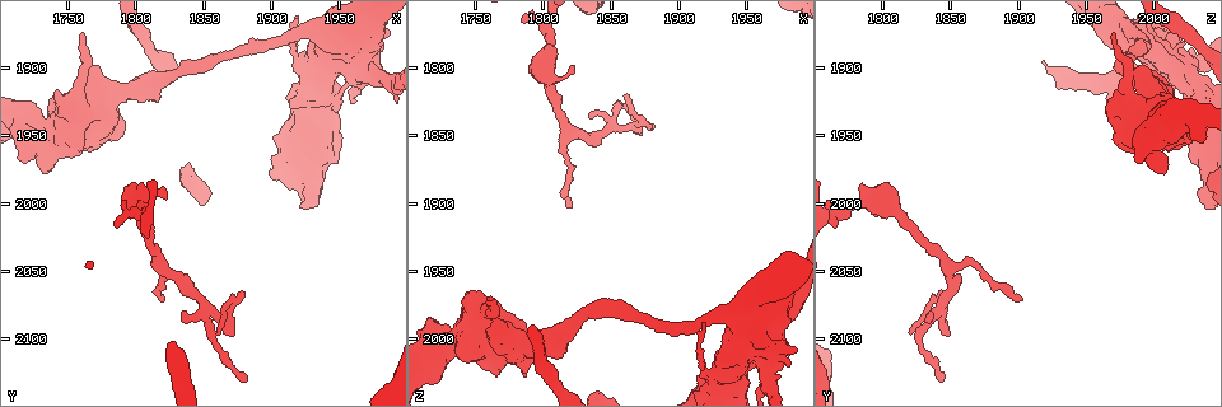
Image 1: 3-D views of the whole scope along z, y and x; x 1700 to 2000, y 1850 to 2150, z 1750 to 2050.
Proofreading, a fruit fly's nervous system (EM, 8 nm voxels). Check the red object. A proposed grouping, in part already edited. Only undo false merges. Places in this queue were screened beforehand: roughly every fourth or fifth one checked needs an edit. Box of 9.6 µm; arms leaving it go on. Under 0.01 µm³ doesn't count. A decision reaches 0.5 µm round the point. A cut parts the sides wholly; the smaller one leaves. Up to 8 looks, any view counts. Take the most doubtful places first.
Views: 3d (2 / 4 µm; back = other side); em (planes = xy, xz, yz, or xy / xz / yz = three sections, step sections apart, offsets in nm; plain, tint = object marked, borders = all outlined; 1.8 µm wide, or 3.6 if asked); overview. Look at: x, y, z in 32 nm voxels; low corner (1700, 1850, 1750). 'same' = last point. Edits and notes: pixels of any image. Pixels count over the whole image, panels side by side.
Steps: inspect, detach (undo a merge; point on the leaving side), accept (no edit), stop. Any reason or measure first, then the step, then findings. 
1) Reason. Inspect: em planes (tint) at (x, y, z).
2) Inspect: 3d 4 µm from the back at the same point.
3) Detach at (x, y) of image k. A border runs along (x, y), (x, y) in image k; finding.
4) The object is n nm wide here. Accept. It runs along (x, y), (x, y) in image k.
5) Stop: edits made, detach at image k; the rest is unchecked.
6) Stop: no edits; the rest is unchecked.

Sudden change in width. Inspect: 3d 4 µm at (1726, 1954, 2000).

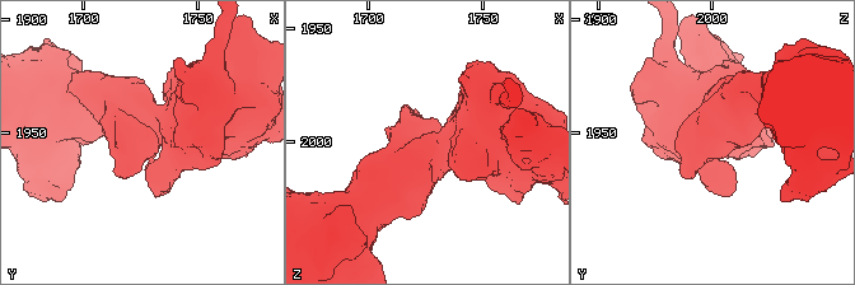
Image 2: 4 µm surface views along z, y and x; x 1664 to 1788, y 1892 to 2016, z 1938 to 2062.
Need the tissue. Inspect: em 3.6 µm planes (tint) at (1724, 1953, 2000).

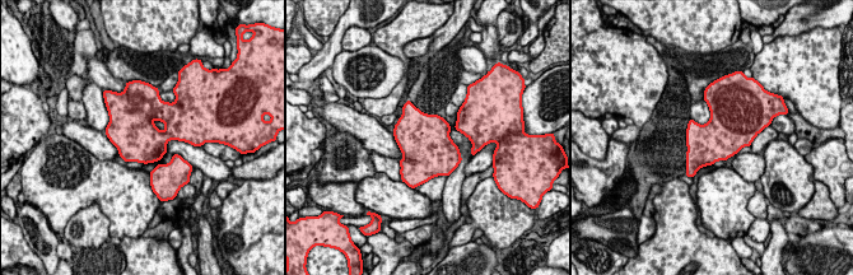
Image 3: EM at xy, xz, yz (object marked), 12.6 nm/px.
Accept. Continuous, no second neuron.

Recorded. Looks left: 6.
Inspect: 3d 4 µm at (1938, 1876, 1984).

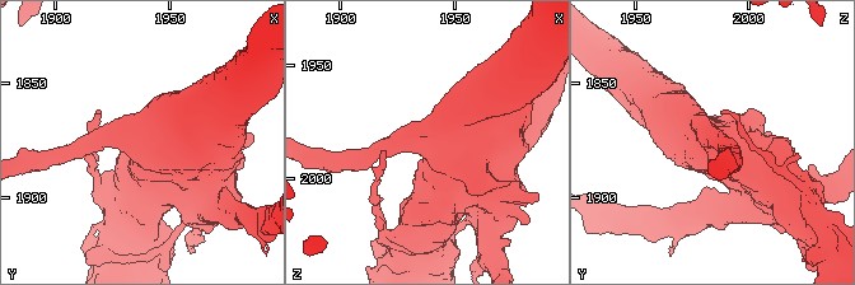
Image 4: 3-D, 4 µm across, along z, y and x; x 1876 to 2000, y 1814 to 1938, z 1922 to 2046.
Inspect: em 3.6 µm planes (tint) at (1939, 1874, 1984).

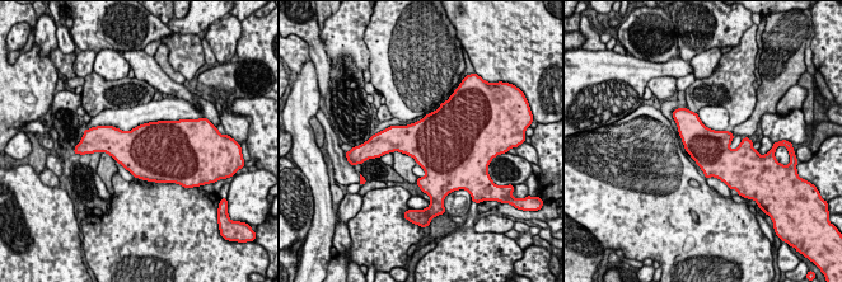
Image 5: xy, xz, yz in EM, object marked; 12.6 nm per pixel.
The object is 500 nm wide here. Accept. All the same neuron.

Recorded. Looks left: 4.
Abrupt turn. Inspect: em planes (borders) at (1946, 1926, 2028).

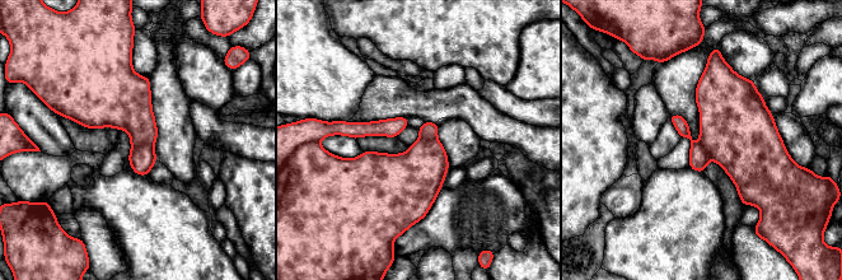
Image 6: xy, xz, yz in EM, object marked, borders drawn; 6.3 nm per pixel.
Detach at (141, 158) of image 6. A border runs along (151, 145), (143, 144), (132, 148) in image 6; two neurons meet here.

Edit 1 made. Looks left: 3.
Stop: edits made, detach at image 6; the rest is unchecked.

